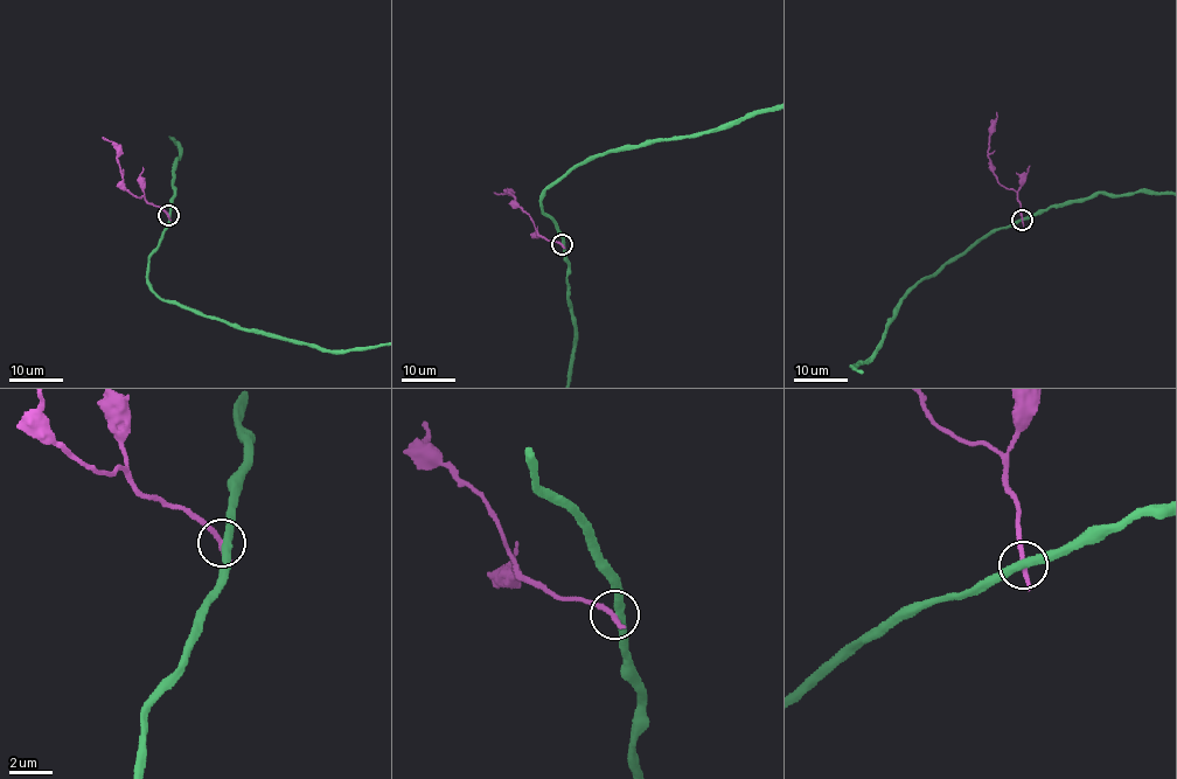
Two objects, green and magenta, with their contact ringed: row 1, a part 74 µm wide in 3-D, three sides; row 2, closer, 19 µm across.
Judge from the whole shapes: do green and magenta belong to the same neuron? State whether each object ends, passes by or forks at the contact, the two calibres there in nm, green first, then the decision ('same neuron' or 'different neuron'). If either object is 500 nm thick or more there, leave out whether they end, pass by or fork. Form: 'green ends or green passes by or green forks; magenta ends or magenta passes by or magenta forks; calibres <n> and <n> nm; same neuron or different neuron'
green passes by; magenta ends; calibres 360 and 300 nm; different neuron

